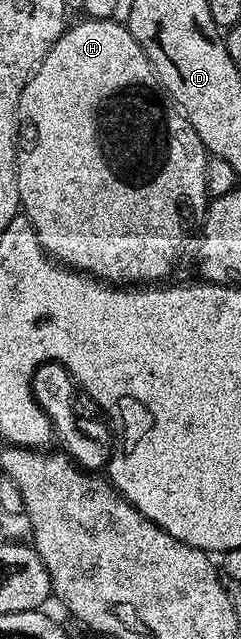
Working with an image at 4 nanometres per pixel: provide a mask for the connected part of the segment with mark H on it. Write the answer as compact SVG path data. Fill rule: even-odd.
M84 20L78 26L70 25L61 38L47 52L47 56L42 60L41 65L37 67L37 71L27 80L27 84L23 88L23 92L19 96L19 104L17 105L17 183L19 184L19 200L21 201L21 210L29 218L29 222L33 225L33 231L37 233L39 244L45 250L48 257L58 261L63 266L69 267L71 270L78 272L88 272L92 277L106 283L132 287L134 284L161 284L166 281L165 278L173 270L173 265L177 262L177 253L181 250L181 214L197 214L204 215L211 199L209 193L205 190L207 184L207 160L210 155L207 153L204 144L199 140L199 136L195 132L195 128L191 128L189 121L185 119L184 114L173 104L173 99L161 89L157 73L153 70L153 66L147 60L147 56L143 52L143 48L135 40L135 36L131 36L128 25L117 23L117 20Z

